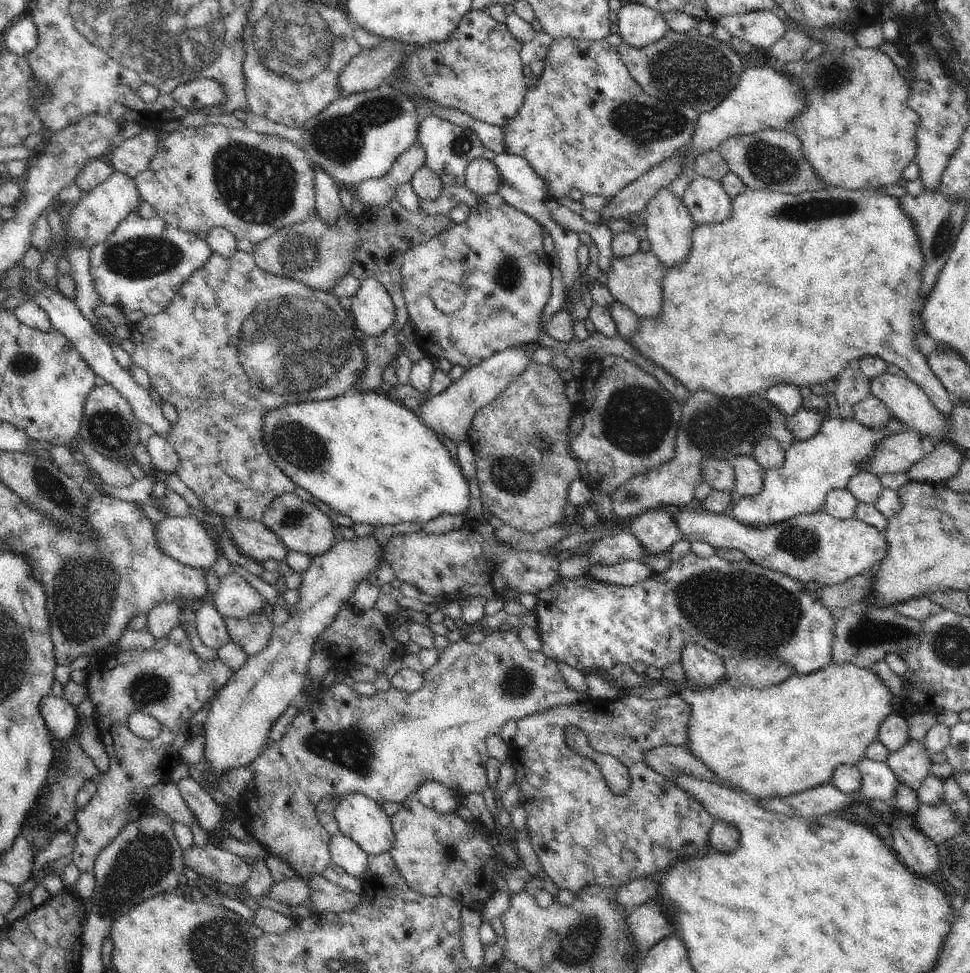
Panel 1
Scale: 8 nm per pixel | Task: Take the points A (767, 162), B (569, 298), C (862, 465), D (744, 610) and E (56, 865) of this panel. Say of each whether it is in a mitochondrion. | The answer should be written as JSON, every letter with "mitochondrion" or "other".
{"A":"mitochondrion","B":"other","C":"other","D":"mitochondrion","E":"other"}

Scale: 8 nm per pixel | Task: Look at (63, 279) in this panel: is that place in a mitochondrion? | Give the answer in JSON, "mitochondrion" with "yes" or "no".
{"mitochondrion":"no"}

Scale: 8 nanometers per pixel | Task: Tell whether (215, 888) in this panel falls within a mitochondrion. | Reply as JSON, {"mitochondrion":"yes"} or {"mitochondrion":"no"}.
{"mitochondrion":"no"}

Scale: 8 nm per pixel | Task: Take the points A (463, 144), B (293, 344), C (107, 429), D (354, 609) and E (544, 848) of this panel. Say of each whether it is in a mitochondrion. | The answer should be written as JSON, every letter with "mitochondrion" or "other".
{"A":"mitochondrion","B":"mitochondrion","C":"mitochondrion","D":"other","E":"other"}

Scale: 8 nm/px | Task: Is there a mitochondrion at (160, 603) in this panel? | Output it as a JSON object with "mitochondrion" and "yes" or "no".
{"mitochondrion":"no"}

